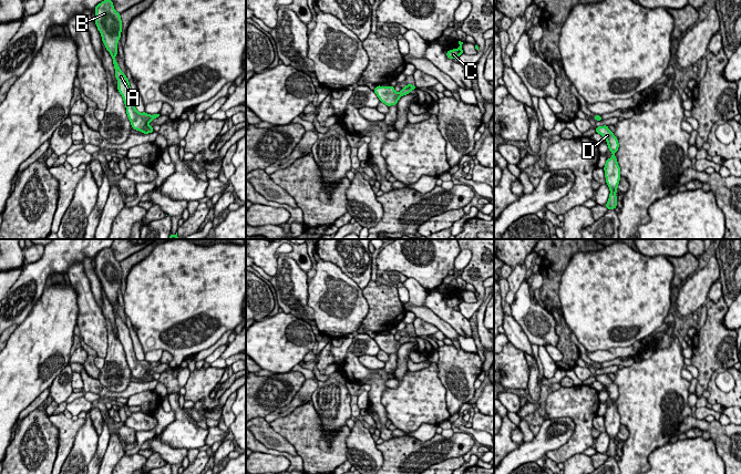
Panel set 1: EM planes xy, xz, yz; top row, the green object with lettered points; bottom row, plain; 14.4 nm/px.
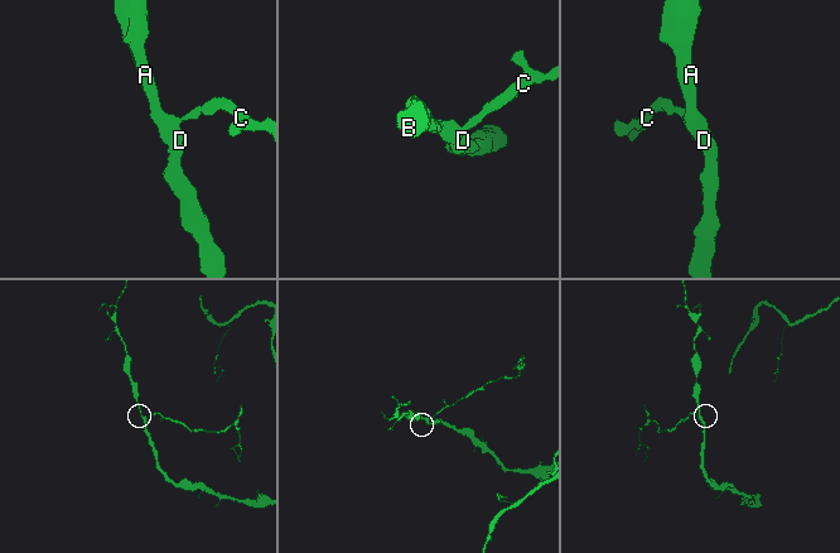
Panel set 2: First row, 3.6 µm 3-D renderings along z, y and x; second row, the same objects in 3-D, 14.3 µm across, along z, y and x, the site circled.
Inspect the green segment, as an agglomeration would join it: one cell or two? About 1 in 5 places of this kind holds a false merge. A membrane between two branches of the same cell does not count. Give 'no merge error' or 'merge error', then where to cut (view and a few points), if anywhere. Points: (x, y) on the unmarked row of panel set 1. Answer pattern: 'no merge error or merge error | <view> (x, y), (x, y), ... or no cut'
no merge error | no cut

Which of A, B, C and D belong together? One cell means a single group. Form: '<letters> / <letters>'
A B C D

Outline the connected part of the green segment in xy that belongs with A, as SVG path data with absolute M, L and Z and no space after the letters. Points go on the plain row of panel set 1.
M104 248L95 255L95 272L101 281L102 289L110 300L115 317L115 326L117 328L117 338L123 346L126 362L131 369L131 374L135 379L144 382L153 381L153 375L148 372L154 367L161 364L159 361L150 363L146 360L140 361L134 351L133 341L130 334L128 327L119 316L115 308L117 302L117 291L122 280L122 268L119 260L115 259L113 250Z

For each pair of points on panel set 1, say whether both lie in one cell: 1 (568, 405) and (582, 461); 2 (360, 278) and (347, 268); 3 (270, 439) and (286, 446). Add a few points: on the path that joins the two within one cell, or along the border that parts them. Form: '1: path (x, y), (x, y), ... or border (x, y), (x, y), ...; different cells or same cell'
1: border (583, 452), (576, 453), (563, 462); different cells
2: path (357, 275), (350, 268); same cell
3: path (274, 440), (282, 445); same cell

